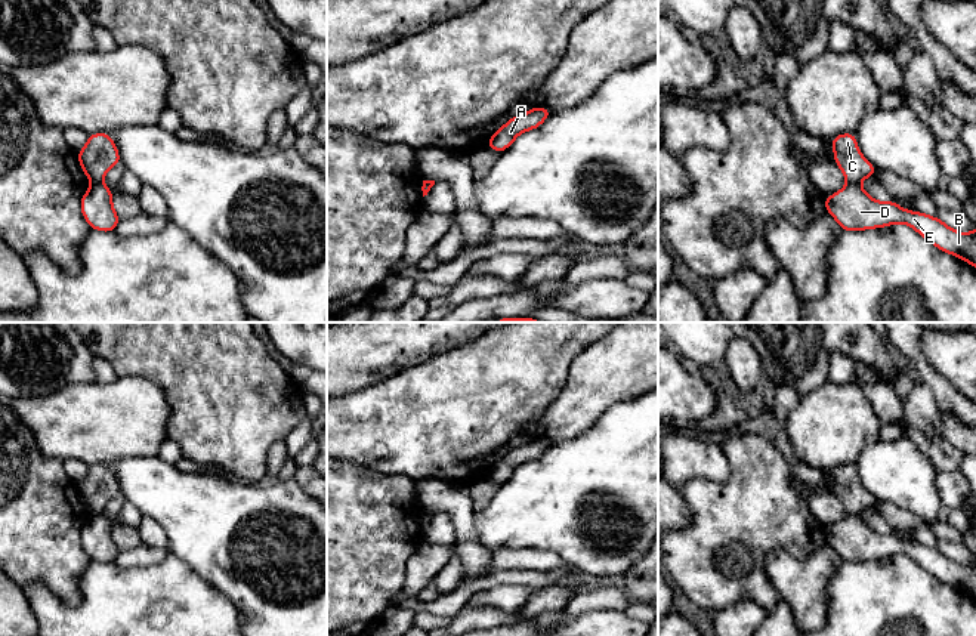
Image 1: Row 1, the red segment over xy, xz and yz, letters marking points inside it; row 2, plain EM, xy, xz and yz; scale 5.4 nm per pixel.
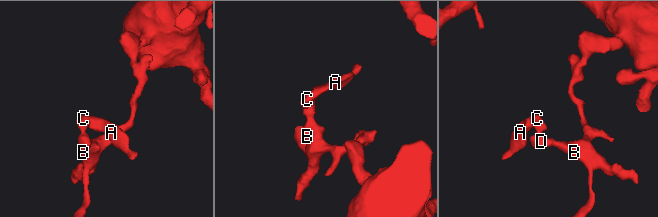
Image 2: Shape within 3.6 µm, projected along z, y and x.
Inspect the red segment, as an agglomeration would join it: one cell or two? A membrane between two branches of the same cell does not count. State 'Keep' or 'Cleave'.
Cleave

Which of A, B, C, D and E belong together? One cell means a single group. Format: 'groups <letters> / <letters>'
groups A C / B D E

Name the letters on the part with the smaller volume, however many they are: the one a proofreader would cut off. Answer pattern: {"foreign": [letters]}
{"foreign": ["A", "C"]}

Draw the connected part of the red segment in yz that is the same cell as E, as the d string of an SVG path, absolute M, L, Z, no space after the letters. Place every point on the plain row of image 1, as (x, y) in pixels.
M847 515L822 534L843 562L906 555L939 581L957 587L976 599L976 559L972 565L954 562L939 549L905 541L896 532L875 532L859 516L852 515Z

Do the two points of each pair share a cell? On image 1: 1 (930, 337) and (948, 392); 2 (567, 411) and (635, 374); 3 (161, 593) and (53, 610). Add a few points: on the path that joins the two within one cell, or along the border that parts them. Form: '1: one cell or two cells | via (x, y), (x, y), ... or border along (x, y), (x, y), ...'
1: two cells | border along (922, 351), (926, 363), (960, 394)
2: one cell | via (583, 398), (607, 374), (618, 374)
3: one cell | via (135, 614), (80, 614)

